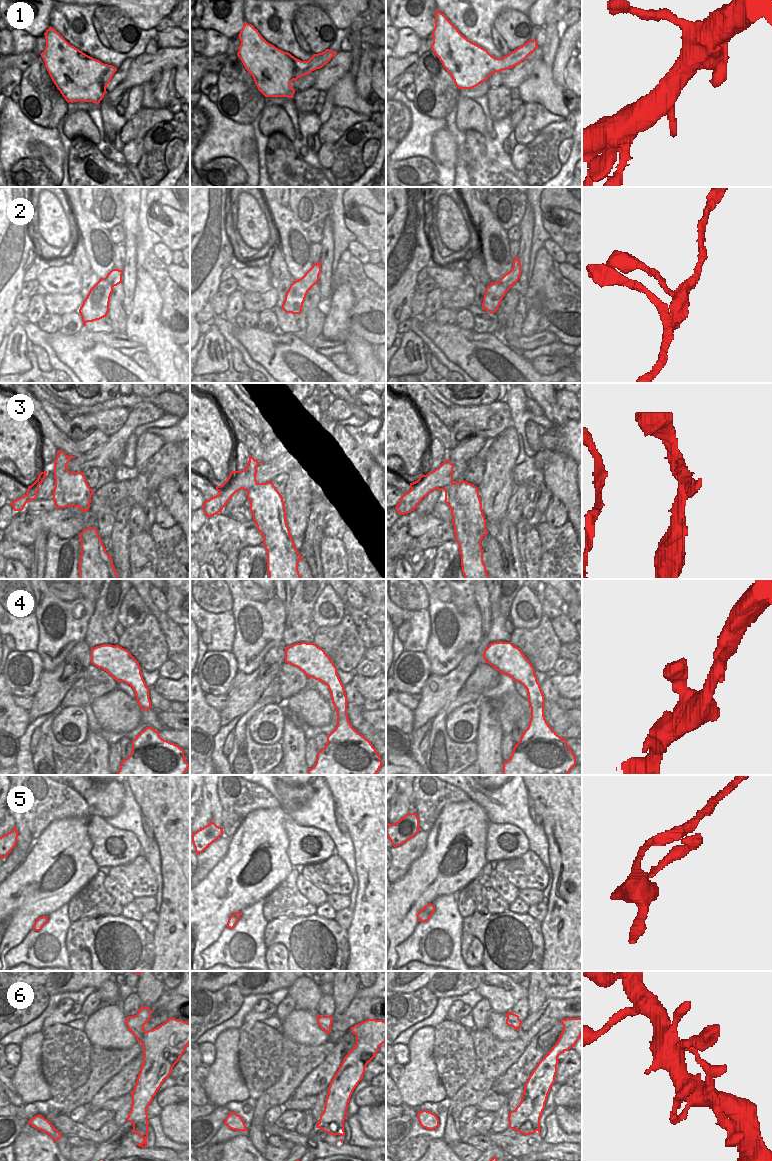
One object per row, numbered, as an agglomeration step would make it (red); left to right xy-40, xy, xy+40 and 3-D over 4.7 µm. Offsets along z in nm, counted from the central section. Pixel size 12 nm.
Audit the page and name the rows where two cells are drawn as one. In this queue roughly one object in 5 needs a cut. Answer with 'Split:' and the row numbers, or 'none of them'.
Split: 3

